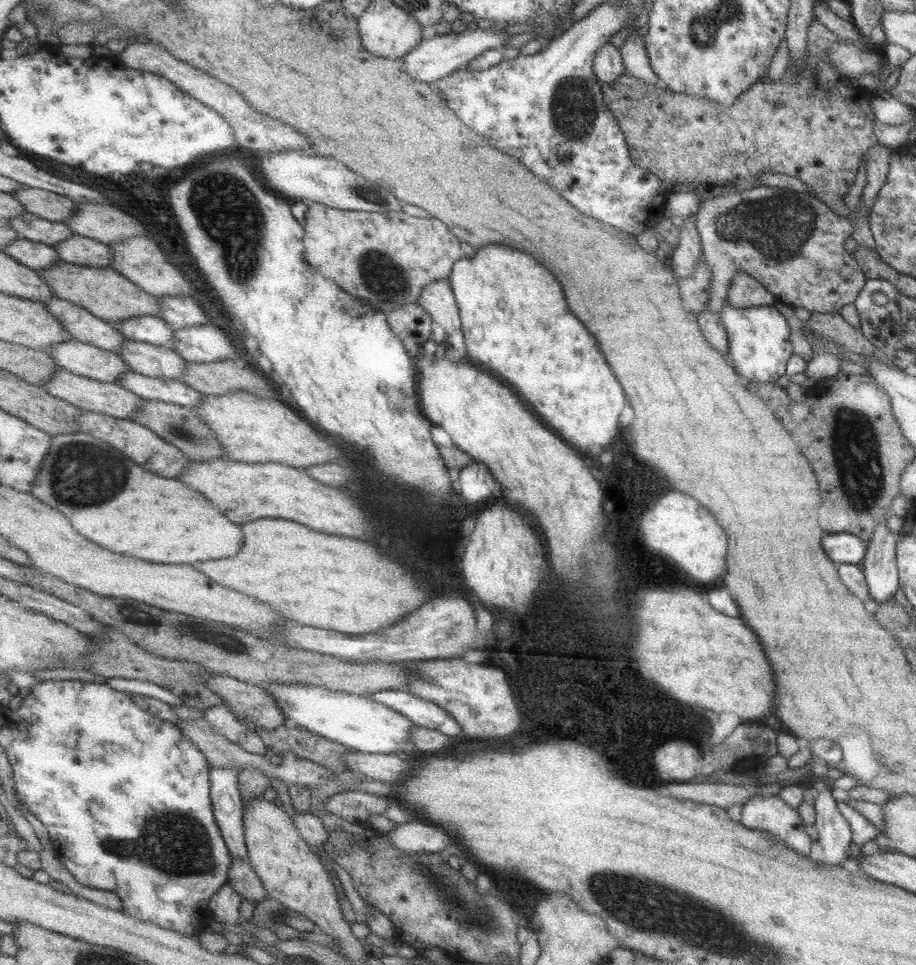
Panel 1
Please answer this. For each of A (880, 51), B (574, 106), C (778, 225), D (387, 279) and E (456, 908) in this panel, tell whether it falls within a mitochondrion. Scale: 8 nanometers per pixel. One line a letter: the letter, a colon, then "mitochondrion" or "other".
A: other
B: mitochondrion
C: mitochondrion
D: mitochondrion
E: mitochondrion

